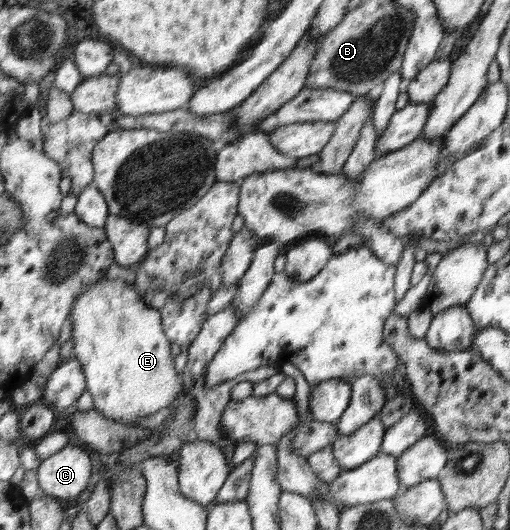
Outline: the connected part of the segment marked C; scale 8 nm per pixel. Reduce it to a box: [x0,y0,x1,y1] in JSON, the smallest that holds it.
[38,441,92,498]

